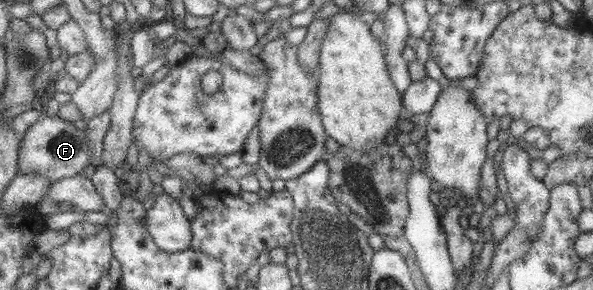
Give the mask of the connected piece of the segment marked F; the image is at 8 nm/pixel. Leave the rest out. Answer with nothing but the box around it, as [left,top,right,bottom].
[19,114,92,182]

